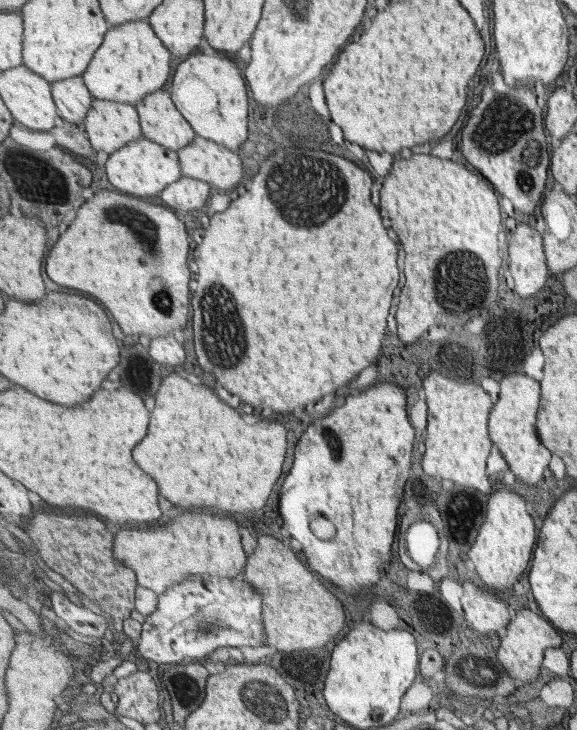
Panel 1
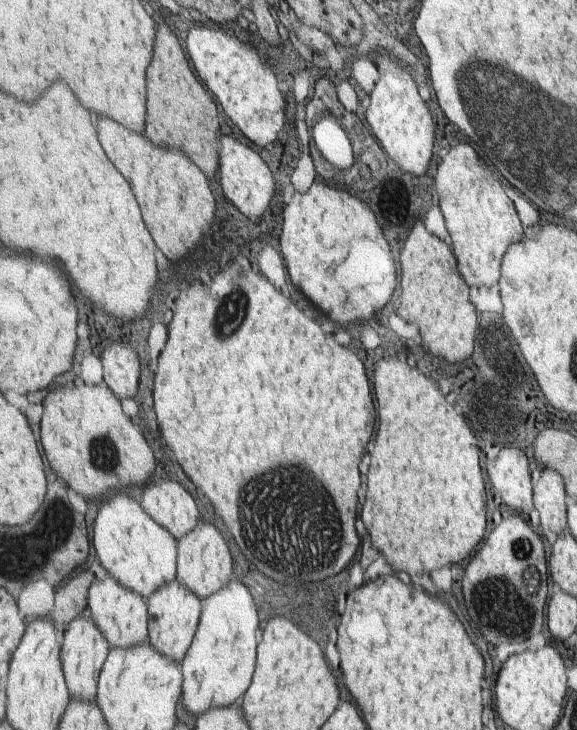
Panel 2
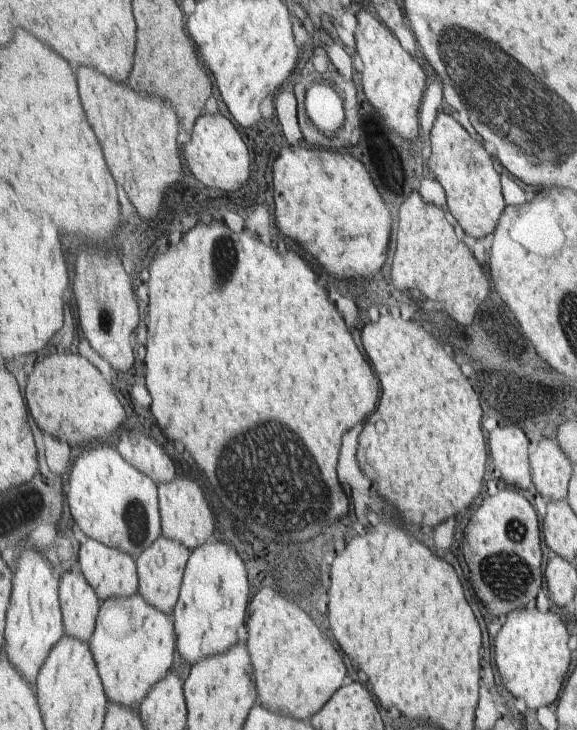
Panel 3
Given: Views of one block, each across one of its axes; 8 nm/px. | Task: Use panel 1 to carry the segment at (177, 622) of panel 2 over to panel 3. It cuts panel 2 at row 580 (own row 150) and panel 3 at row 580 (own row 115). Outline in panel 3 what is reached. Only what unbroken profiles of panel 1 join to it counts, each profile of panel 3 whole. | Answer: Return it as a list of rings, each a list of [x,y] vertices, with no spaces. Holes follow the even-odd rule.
[[[165,535],[159,536],[147,552],[143,552],[139,558],[136,558],[138,574],[140,577],[139,591],[149,604],[165,612],[167,616],[173,616],[175,606],[181,596],[183,580],[185,580],[185,568],[189,564],[189,557],[192,552],[187,546],[183,546],[177,540],[171,540]]]

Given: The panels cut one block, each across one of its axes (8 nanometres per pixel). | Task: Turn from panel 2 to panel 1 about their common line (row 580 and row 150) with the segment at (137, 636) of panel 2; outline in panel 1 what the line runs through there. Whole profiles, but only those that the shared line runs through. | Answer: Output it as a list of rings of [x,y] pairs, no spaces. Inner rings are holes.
[[[98,98],[94,99],[83,127],[96,152],[103,150],[108,155],[142,138],[144,134],[136,106]]]

